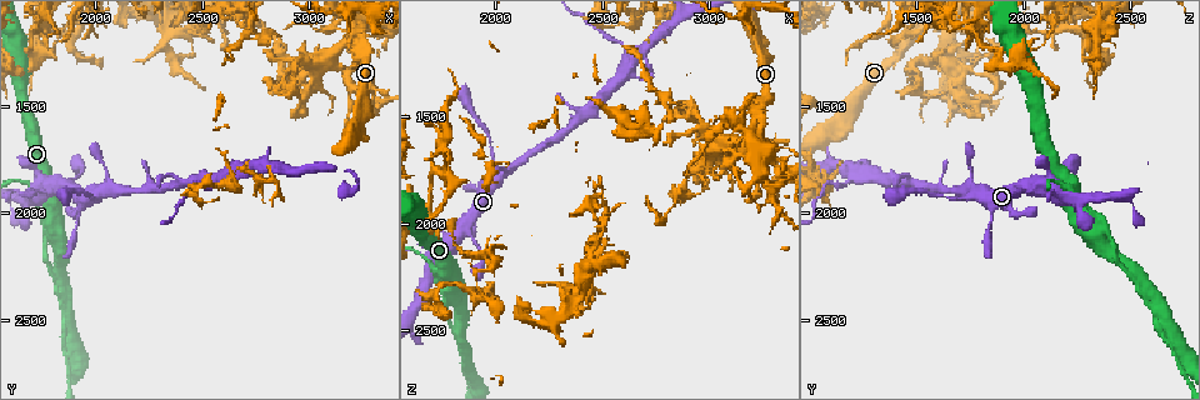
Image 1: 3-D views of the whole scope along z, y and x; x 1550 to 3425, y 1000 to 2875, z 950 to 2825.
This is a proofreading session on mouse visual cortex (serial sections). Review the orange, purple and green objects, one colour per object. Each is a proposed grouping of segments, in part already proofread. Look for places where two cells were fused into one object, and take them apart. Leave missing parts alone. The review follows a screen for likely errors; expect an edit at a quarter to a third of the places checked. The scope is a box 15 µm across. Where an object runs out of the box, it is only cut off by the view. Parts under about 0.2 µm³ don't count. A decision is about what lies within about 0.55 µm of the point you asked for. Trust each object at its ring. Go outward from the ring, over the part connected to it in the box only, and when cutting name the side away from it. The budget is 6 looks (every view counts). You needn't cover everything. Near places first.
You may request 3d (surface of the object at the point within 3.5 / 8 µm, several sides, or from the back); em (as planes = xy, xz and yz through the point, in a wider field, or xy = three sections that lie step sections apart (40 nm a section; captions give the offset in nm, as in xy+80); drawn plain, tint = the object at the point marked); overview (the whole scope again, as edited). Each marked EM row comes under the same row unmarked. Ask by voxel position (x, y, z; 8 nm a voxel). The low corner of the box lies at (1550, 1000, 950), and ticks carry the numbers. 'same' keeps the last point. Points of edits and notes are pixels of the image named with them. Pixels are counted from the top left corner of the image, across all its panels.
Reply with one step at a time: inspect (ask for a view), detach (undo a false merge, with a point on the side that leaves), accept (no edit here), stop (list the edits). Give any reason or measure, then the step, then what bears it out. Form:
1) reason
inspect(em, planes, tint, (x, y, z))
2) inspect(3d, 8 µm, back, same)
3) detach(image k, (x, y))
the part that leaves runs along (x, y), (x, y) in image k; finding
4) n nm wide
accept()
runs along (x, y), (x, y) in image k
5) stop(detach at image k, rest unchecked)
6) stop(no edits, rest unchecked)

arms part here
inspect(3d, 3.5 µm, (1730, 1880, 2220))

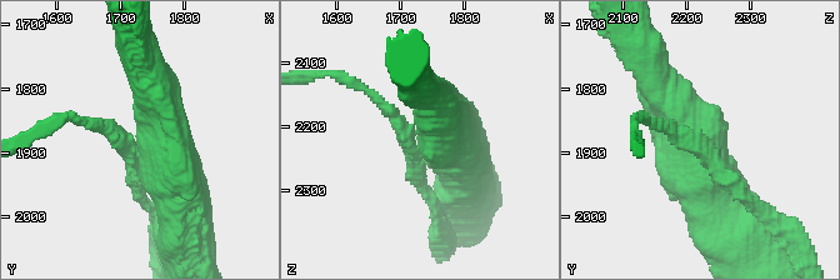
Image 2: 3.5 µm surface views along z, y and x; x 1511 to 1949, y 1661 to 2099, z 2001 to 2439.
3 arms; arms of 150, 450, 700 nm; now the EM
inspect(em, xy, step 1, tint, (1735, 1885, 2205))

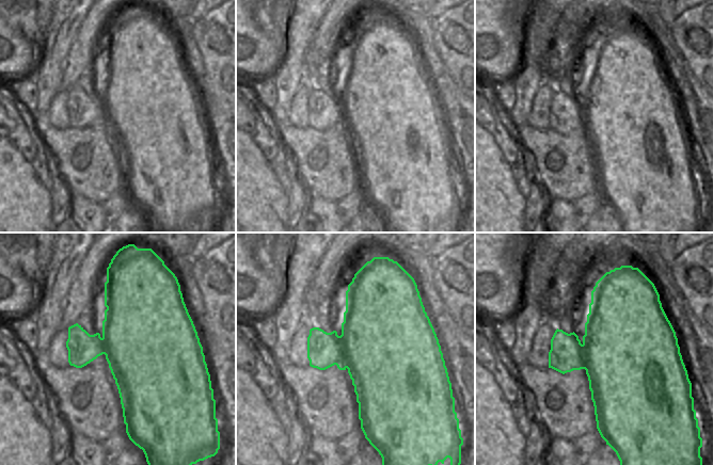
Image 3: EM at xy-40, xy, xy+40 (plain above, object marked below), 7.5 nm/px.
750 nm wide
accept()
runs along (646, 63), (691, 128), (718, 204) in image 2; all the same cell

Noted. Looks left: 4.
thick turns thin
inspect(3d, 3.5 µm, (1900, 2650, 2750))

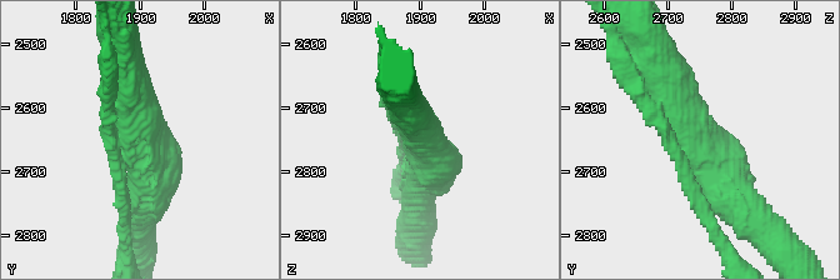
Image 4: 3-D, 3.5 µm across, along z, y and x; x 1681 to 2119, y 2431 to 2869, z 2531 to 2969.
now the EM
inspect(em, xy, step 1, tint, (1905, 2660, 2745))

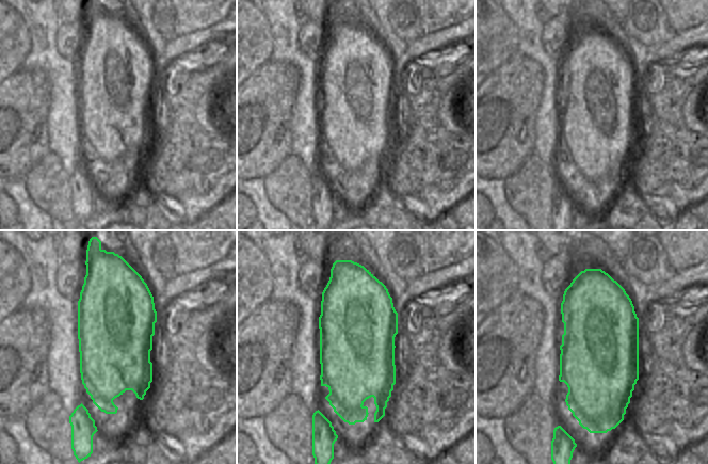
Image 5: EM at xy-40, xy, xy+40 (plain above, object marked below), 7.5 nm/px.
cut it another way
inspect(em, planes, tint, same)

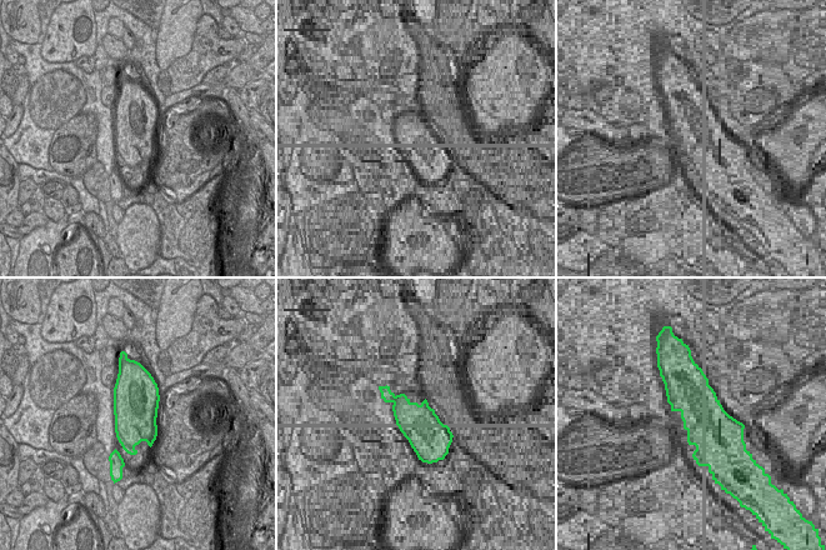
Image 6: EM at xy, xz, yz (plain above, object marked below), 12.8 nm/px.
accept()
runs along (666, 73), (695, 145), (746, 210) in image 4; continuous, no second cell

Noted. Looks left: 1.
stop(no edits, rest unchecked)

